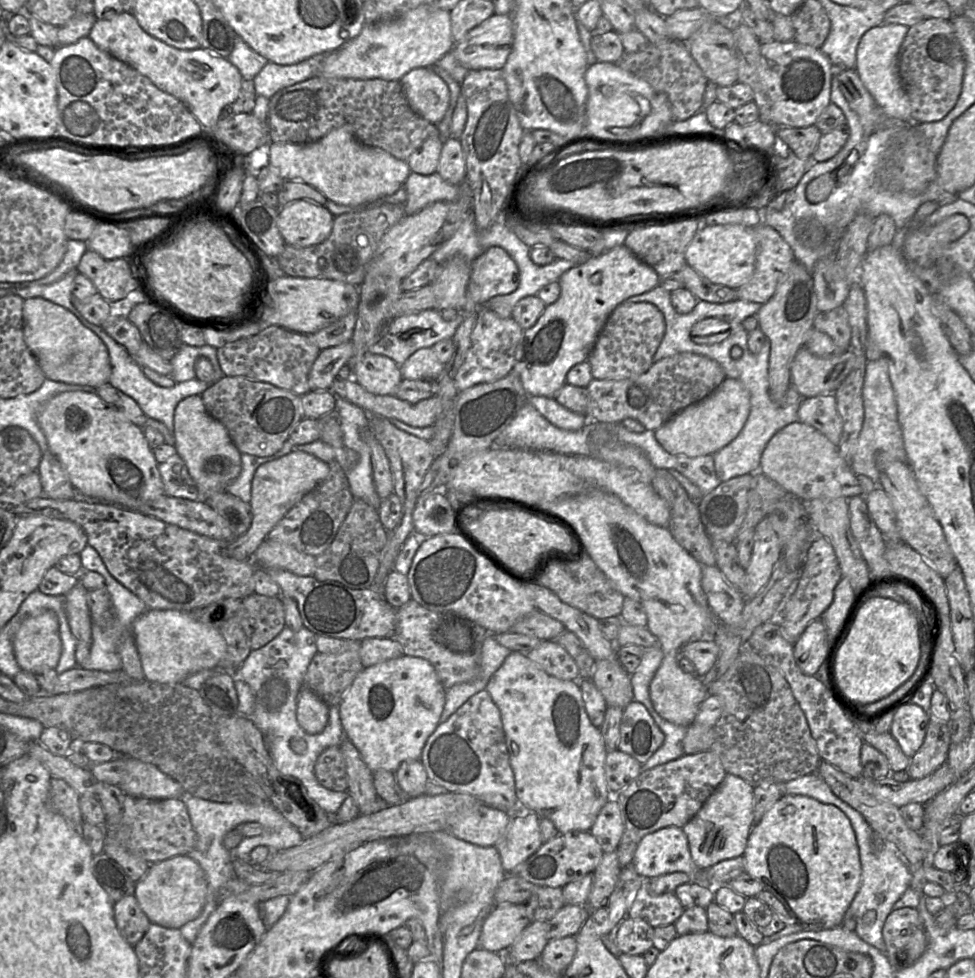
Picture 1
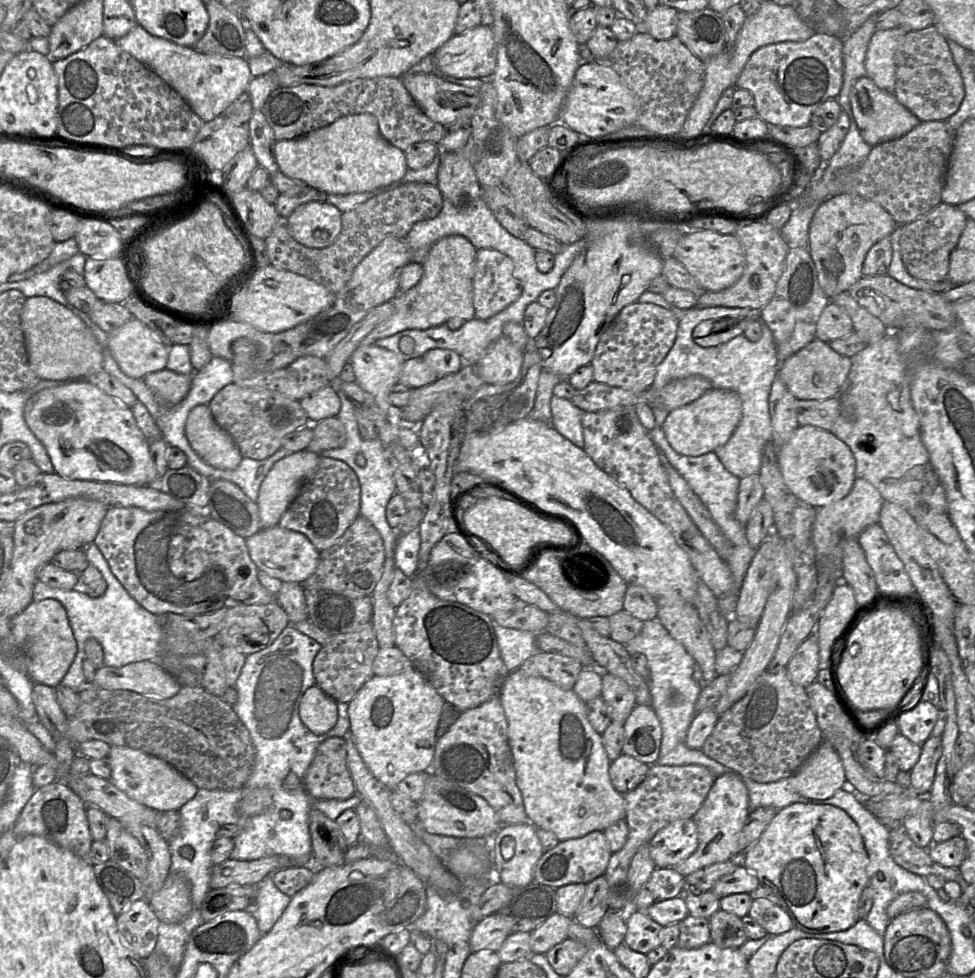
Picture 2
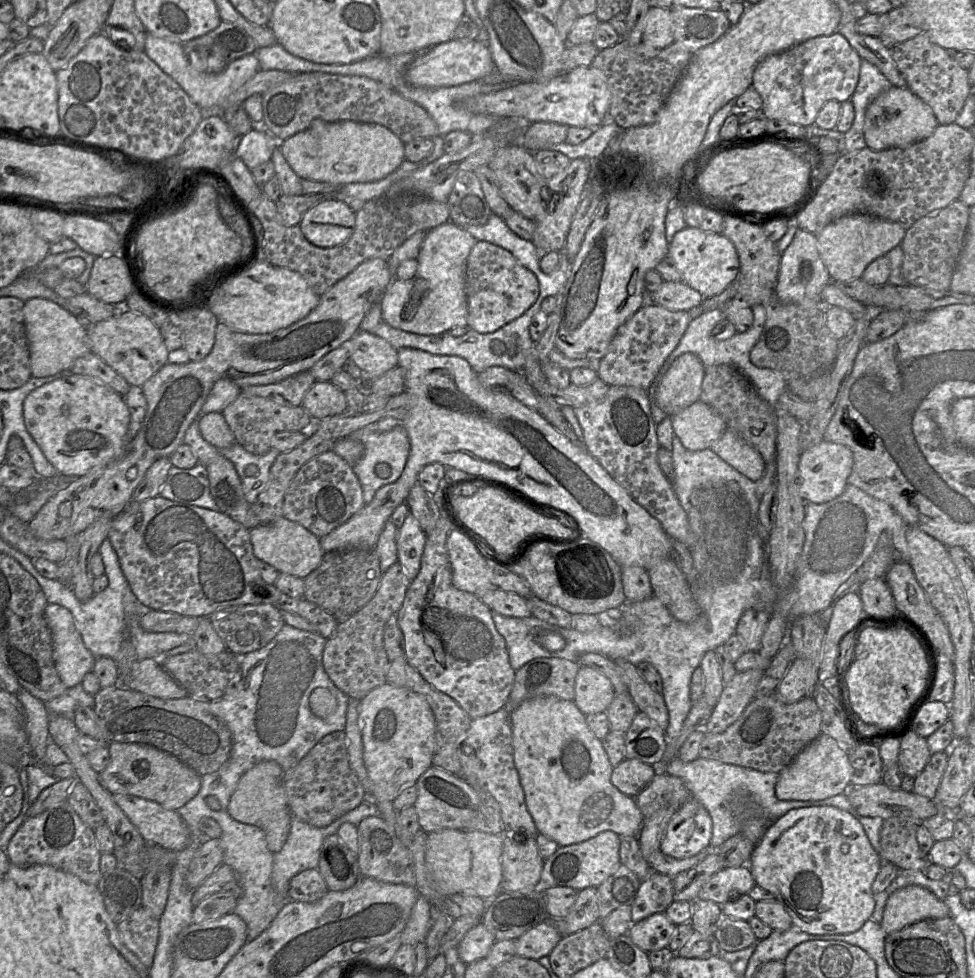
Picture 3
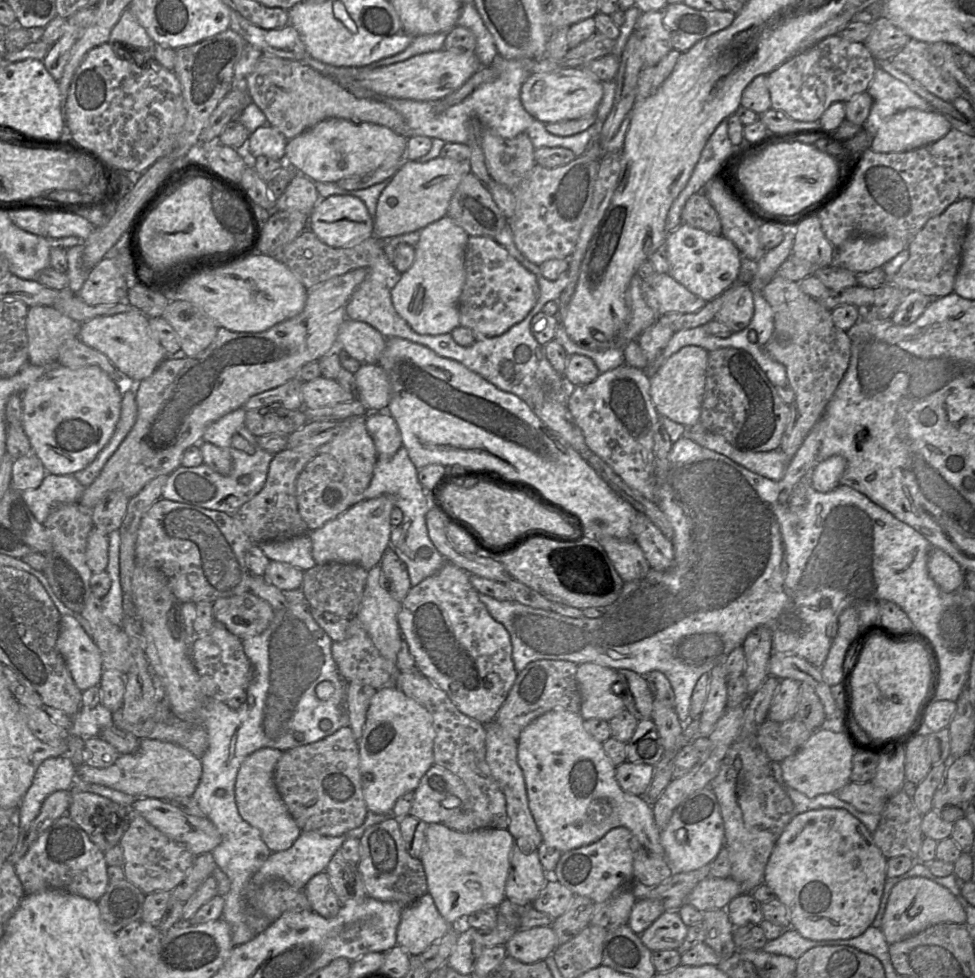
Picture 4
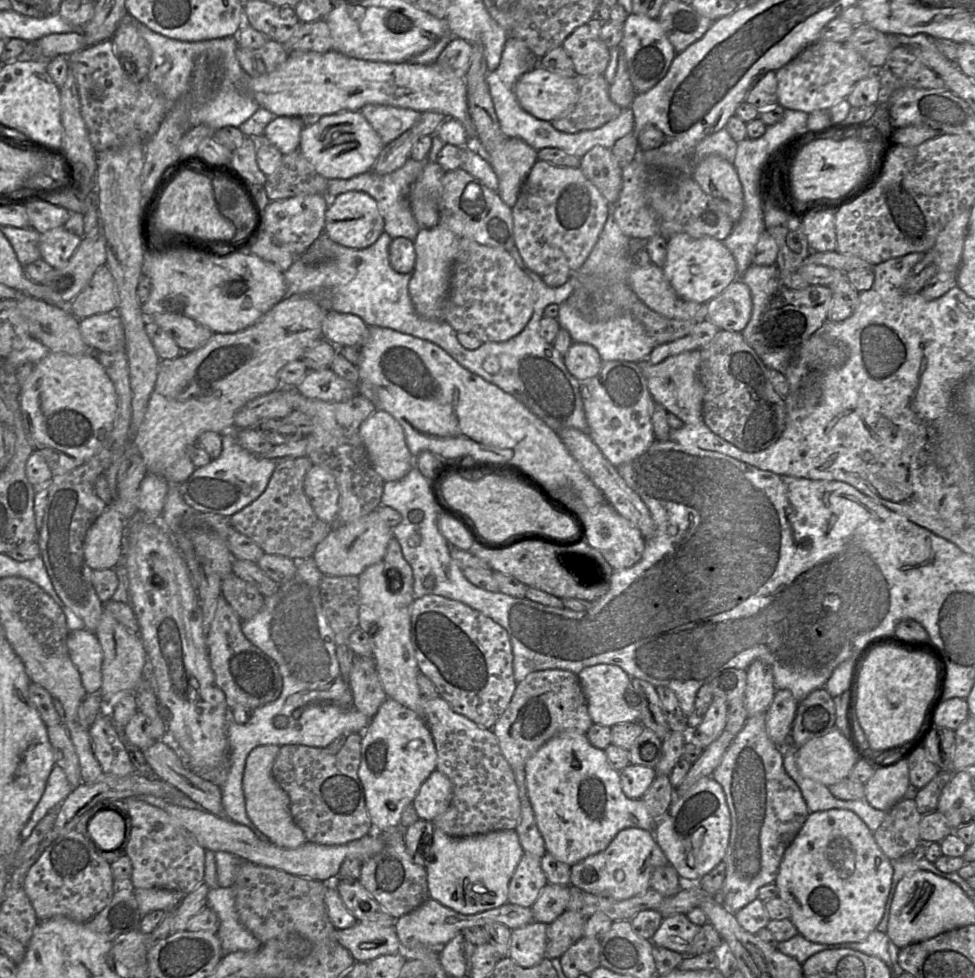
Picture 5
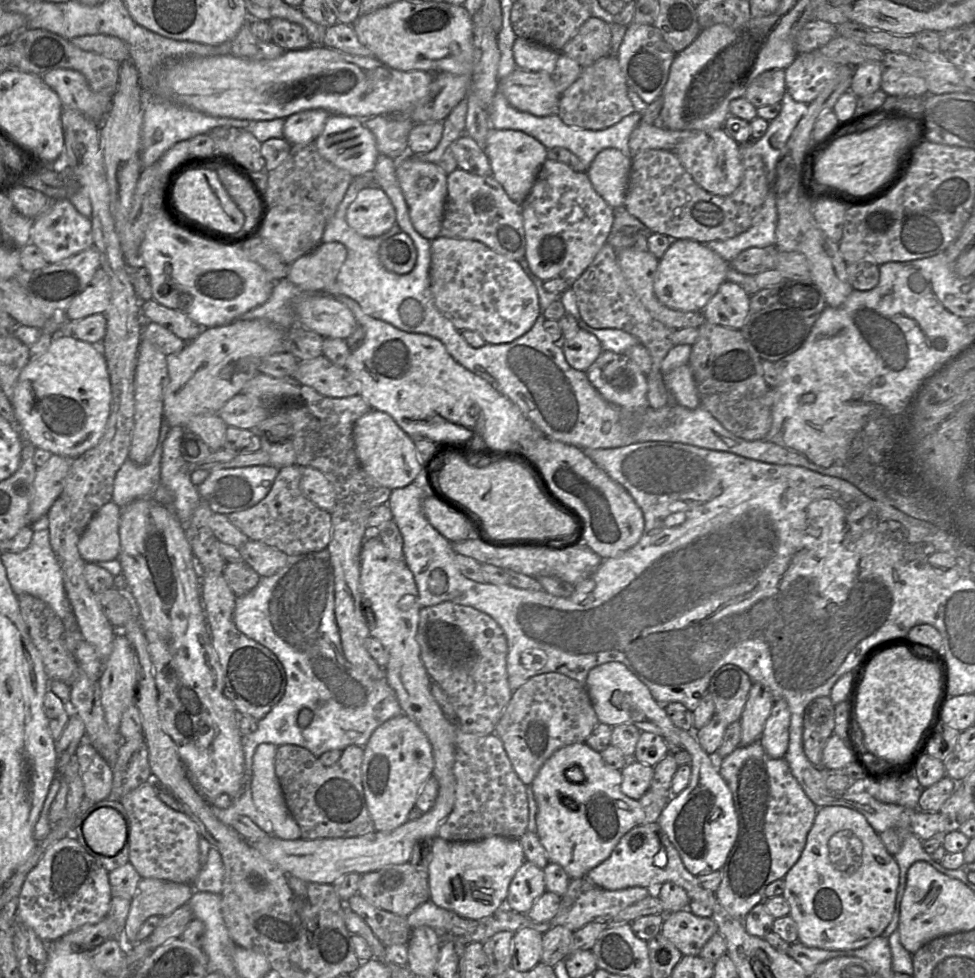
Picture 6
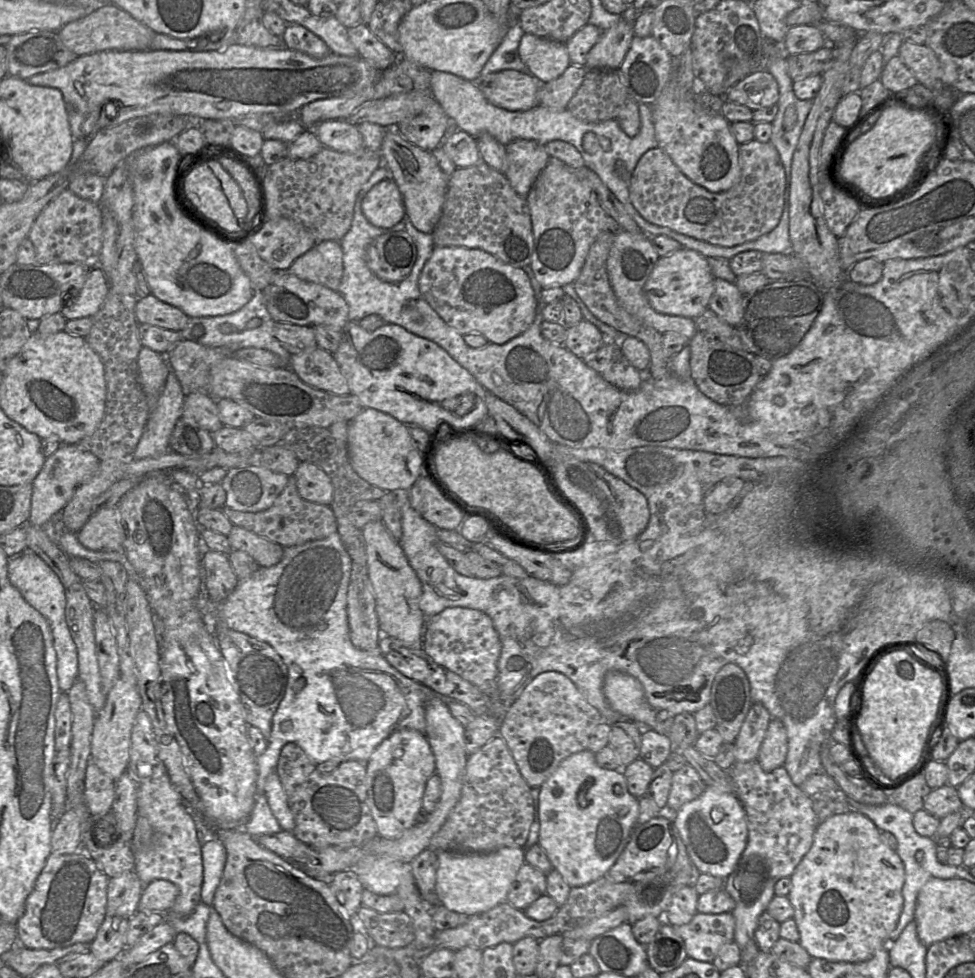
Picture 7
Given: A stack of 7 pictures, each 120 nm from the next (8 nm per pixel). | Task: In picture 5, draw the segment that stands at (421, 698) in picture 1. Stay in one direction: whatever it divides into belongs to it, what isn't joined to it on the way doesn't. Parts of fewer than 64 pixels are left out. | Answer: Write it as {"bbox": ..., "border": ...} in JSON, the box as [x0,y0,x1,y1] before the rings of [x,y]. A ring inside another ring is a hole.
{"bbox":[358,698,436,831],"border":[[[386,698],[362,734],[358,770],[366,808],[376,831],[401,826],[403,810],[412,804],[421,785],[436,769],[435,744],[424,719],[394,699]]]}

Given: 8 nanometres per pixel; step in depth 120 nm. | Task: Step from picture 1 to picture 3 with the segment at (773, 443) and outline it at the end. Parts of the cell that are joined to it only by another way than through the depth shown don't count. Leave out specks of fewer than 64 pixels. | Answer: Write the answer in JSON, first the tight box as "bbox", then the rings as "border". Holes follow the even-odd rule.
{"bbox":[798,440,853,504],"border":[[[826,440],[802,451],[798,464],[798,484],[802,498],[807,503],[822,504],[839,497],[848,485],[853,463],[853,454],[848,447]]]}

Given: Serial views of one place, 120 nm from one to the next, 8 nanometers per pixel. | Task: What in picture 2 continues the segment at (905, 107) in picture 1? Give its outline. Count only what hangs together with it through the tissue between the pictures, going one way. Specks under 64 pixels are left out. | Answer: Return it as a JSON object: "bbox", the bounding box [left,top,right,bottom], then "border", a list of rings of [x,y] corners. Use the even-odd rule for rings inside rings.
{"bbox":[865,26,907,93],"border":[[[901,26],[876,30],[872,35],[865,59],[866,77],[877,87],[894,93],[895,53],[907,30]]]}

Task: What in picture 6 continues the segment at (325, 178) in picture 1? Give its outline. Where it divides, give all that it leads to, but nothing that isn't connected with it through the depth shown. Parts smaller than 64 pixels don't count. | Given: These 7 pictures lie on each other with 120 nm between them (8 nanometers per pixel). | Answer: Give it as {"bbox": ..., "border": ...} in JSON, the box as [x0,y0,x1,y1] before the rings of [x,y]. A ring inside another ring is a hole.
{"bbox":[314,115,379,177],"border":[[[330,115],[314,144],[323,158],[353,177],[371,173],[379,153],[374,135],[362,124],[361,119],[352,116]]]}

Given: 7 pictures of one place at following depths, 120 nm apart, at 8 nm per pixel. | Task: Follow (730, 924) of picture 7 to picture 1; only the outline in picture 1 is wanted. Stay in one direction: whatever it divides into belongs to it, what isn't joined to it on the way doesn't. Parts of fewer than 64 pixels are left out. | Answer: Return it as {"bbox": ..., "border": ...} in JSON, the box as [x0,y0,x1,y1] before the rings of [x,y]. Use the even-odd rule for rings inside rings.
{"bbox":[615,916,654,955],"border":[[[627,916],[615,931],[615,941],[620,953],[643,955],[653,946],[654,929],[642,919]]]}

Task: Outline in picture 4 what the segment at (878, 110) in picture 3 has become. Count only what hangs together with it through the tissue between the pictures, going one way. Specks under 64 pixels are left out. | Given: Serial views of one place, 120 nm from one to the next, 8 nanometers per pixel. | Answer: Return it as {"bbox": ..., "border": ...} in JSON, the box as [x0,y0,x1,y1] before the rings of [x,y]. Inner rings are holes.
{"bbox":[870,108,951,153],"border":[[[909,108],[882,123],[870,149],[877,153],[913,151],[943,138],[951,128],[947,118],[938,112]]]}

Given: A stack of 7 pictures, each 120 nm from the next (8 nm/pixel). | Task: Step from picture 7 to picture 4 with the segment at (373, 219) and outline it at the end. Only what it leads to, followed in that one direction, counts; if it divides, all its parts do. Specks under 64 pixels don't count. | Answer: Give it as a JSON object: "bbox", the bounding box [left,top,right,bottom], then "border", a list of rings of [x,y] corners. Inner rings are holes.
{"bbox":[307,195,373,248],"border":[[[334,195],[321,198],[308,217],[307,229],[323,243],[333,248],[355,246],[373,236],[373,218],[364,202],[357,197]]]}

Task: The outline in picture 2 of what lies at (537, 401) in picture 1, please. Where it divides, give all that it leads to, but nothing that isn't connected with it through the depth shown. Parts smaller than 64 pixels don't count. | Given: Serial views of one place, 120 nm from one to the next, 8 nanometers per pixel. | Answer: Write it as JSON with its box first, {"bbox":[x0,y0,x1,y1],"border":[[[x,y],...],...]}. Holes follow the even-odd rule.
{"bbox":[550,396,584,448],"border":[[[553,396],[550,401],[551,425],[566,439],[579,448],[584,447],[582,426],[583,411],[569,399]]]}

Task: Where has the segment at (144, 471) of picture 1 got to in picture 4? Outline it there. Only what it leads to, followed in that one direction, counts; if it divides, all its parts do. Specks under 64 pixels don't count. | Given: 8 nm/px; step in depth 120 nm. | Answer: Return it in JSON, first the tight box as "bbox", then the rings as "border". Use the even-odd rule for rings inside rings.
{"bbox":[22,365,122,475],"border":[[[60,365],[26,388],[22,394],[22,427],[32,452],[40,459],[47,473],[73,475],[96,458],[115,431],[121,413],[122,391],[122,384],[97,366],[68,368]]]}

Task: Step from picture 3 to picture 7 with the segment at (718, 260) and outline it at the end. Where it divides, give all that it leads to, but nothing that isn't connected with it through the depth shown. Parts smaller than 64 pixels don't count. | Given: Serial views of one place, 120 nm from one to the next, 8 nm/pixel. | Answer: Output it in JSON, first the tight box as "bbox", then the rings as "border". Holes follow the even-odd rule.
{"bbox":[643,248,714,319],"border":[[[681,248],[659,257],[643,290],[649,305],[655,311],[695,319],[708,308],[714,292],[714,278],[706,257],[695,250]]]}

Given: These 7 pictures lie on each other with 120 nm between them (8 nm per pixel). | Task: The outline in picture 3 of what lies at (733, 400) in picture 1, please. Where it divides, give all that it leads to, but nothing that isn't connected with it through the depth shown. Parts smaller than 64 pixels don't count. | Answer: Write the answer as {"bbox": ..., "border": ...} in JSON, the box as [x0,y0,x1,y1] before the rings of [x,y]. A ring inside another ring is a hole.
{"bbox":[671,400,727,451],"border":[[[700,400],[671,416],[671,422],[674,435],[690,451],[710,448],[727,429],[723,418]]]}

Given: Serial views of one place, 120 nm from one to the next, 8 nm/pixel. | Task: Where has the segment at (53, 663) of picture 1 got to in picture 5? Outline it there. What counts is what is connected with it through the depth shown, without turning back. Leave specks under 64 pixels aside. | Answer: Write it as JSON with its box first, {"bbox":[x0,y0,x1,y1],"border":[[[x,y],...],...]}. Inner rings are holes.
{"bbox":[66,629,103,693],"border":[[[87,629],[69,631],[66,644],[86,693],[99,693],[102,686],[103,652],[95,634]]]}

